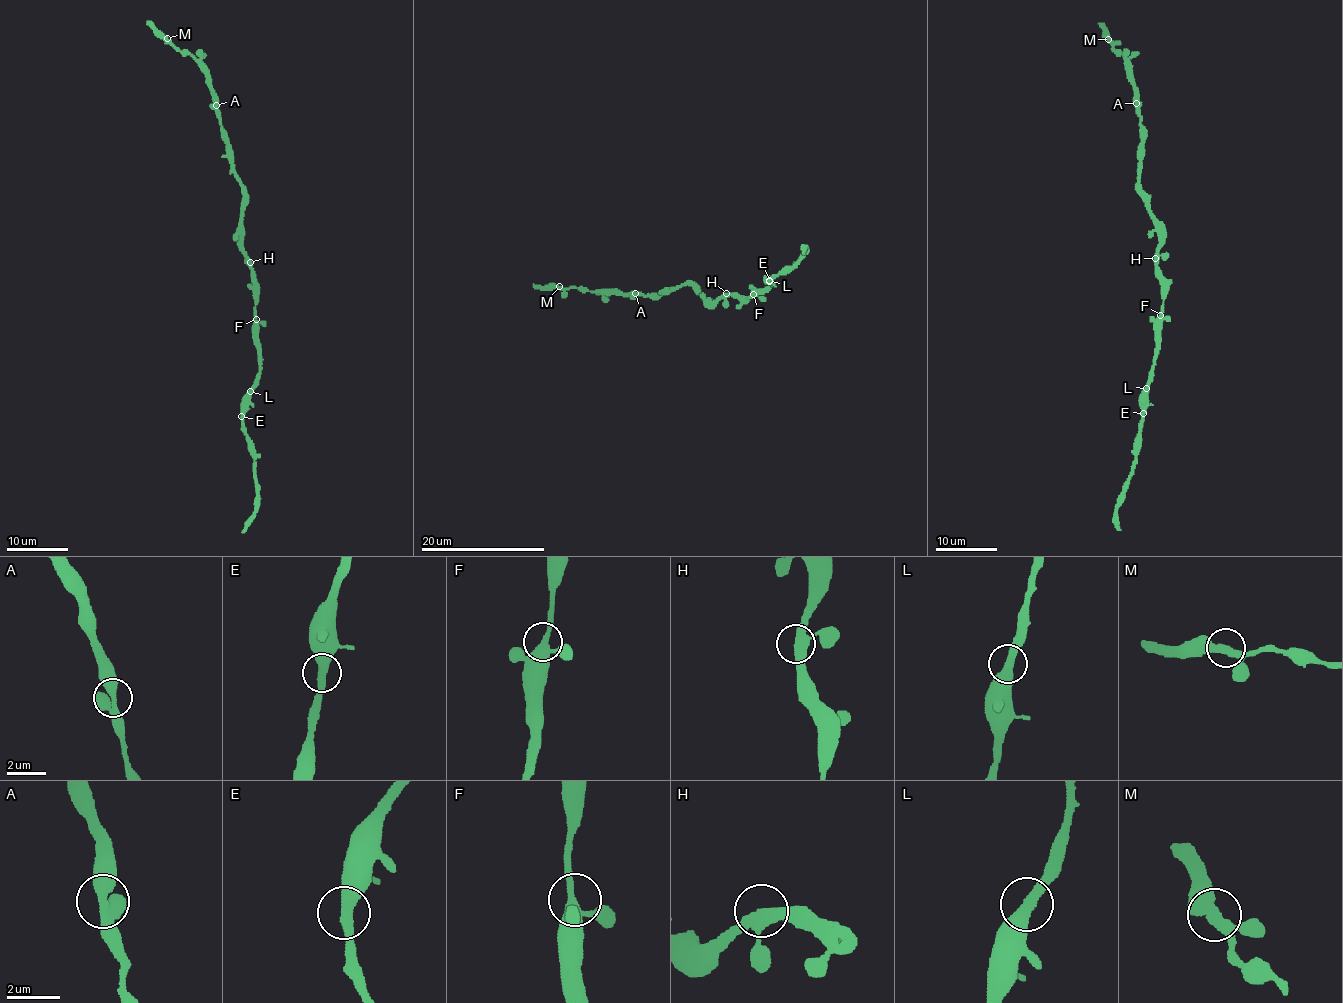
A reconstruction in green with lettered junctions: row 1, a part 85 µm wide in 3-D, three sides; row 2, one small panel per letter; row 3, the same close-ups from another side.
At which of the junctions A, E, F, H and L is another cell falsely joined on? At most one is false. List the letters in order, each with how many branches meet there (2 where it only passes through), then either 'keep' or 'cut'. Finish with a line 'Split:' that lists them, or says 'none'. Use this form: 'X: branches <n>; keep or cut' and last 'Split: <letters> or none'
A: branches 3; keep
E: branches 2; keep
F: branches 3; keep
H: branches 3; keep
L: branches 2; keep
Split: none

